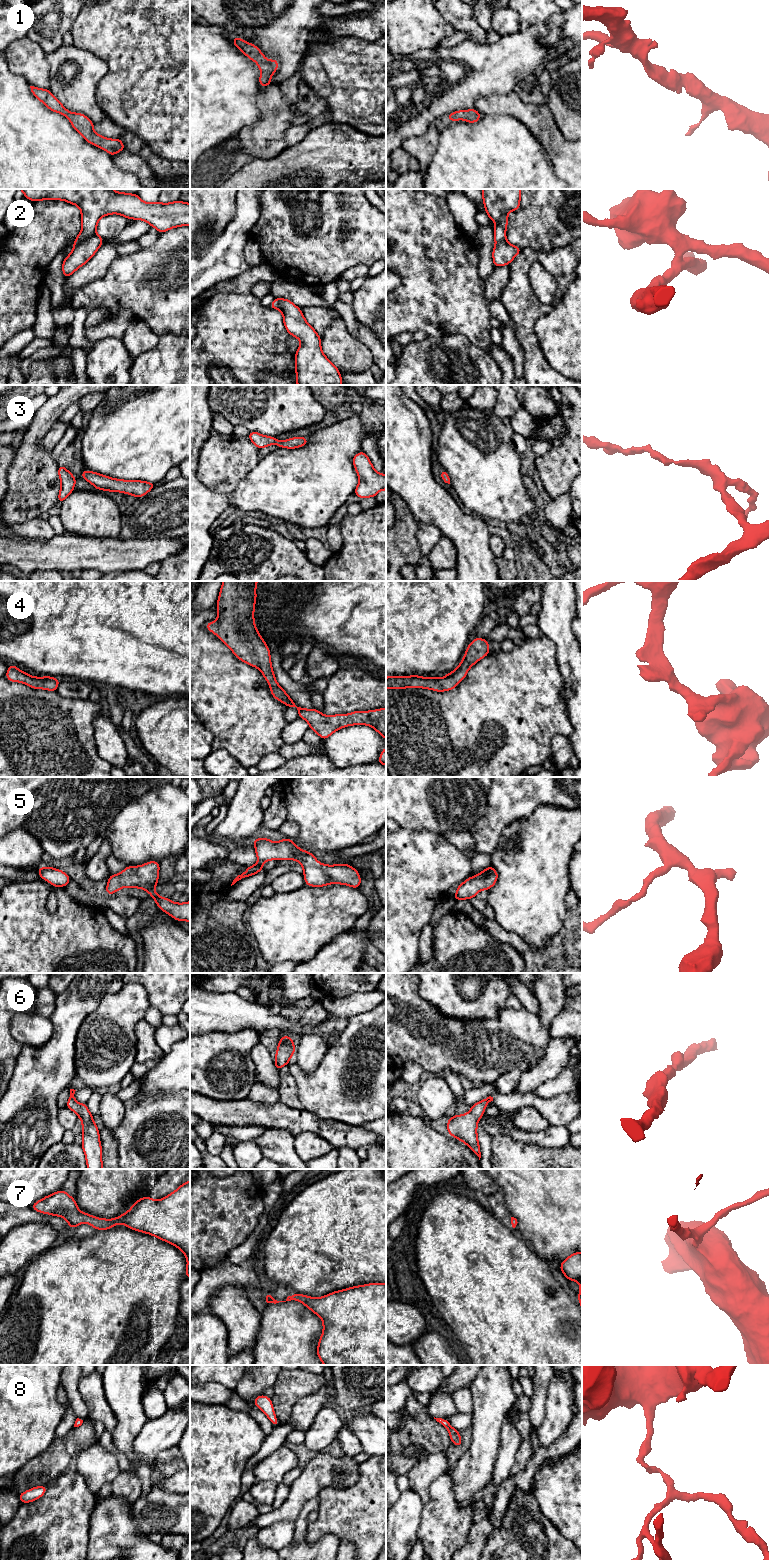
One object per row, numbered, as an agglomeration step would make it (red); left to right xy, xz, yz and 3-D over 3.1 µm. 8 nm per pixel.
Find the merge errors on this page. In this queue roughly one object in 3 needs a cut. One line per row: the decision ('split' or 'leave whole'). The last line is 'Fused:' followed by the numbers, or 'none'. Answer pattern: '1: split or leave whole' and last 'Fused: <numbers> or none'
1: leave whole
2: split
3: leave whole
4: leave whole
5: leave whole
6: leave whole
7: leave whole
8: leave whole
Fused: 2

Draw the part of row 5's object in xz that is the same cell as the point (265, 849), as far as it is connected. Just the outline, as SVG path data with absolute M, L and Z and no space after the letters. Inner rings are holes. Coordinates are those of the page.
M258 838L252 841L258 863L247 867L247 871L238 875L231 886L237 881L250 877L264 870L263 864L269 860L295 860L303 867L305 885L323 887L328 884L343 884L359 888L361 878L359 872L349 864L326 865L319 863L313 853L302 850L291 839L283 838L273 842L268 838Z

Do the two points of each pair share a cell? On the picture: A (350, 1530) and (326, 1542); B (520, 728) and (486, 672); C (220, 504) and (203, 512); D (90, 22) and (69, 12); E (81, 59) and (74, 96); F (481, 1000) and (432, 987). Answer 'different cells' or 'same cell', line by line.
A: different cells
B: same cell
C: same cell
D: different cells
E: same cell
F: same cell

